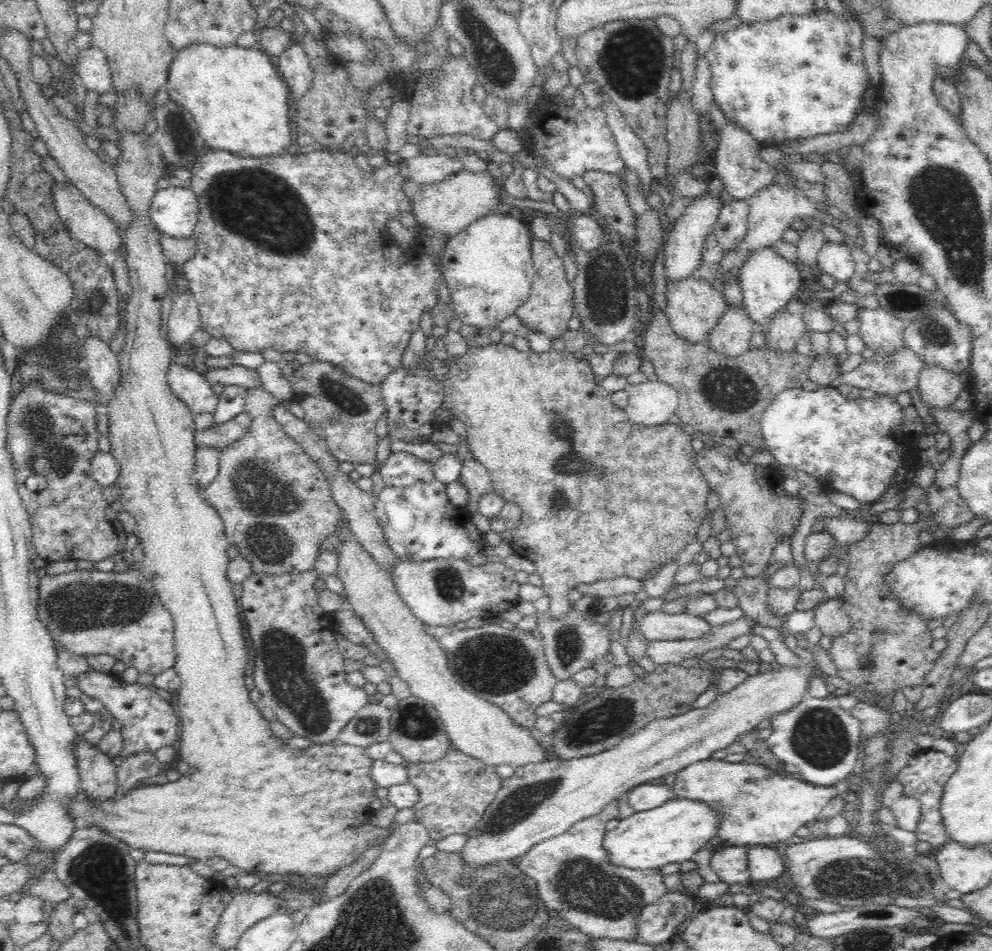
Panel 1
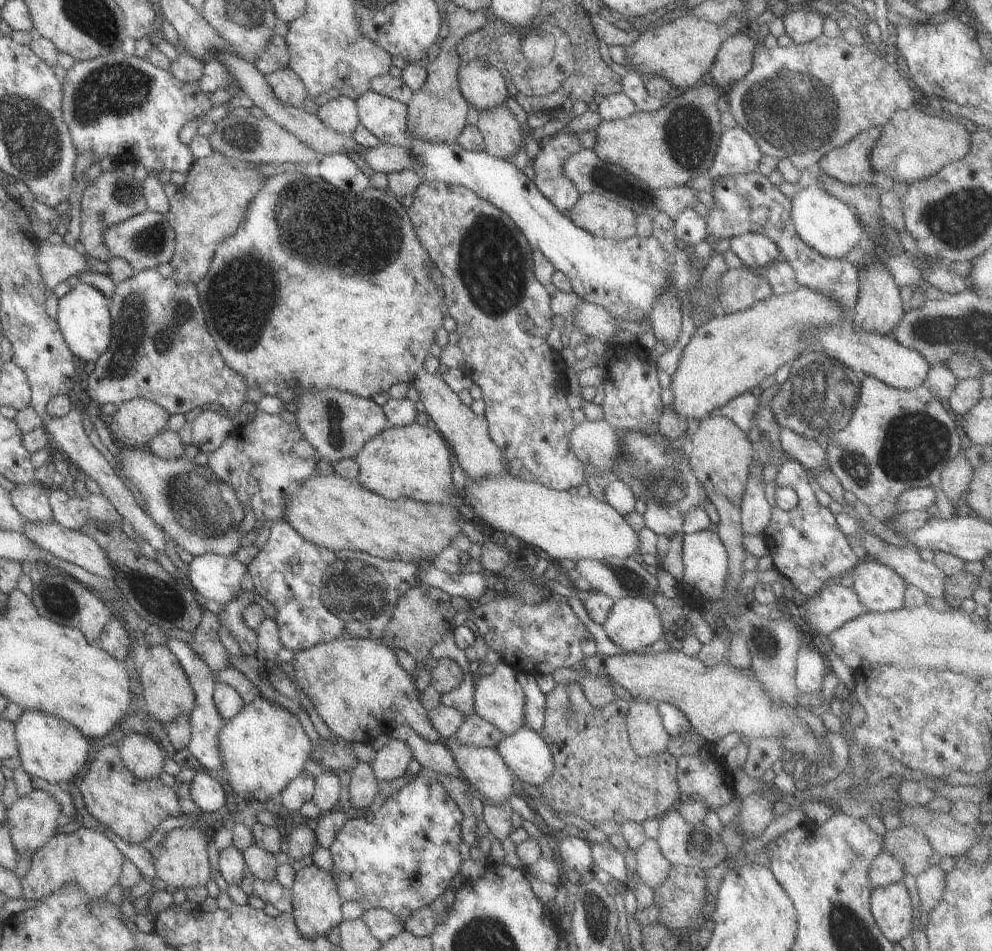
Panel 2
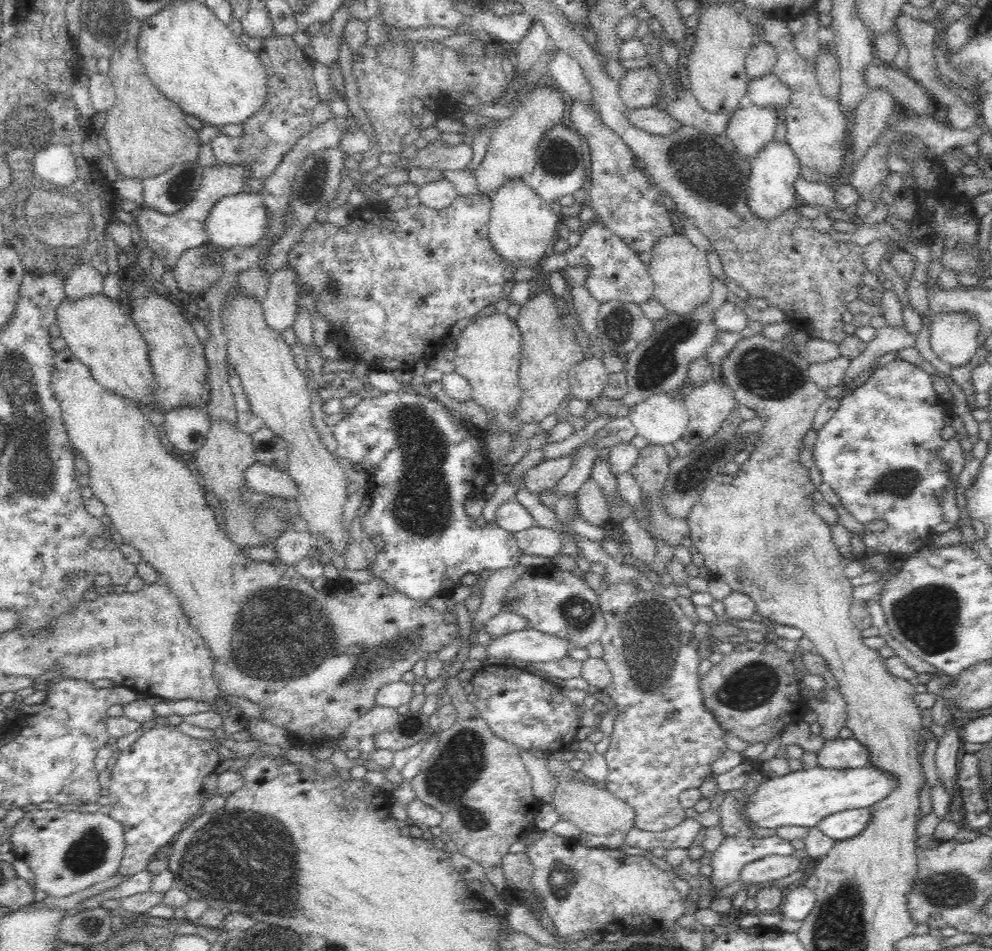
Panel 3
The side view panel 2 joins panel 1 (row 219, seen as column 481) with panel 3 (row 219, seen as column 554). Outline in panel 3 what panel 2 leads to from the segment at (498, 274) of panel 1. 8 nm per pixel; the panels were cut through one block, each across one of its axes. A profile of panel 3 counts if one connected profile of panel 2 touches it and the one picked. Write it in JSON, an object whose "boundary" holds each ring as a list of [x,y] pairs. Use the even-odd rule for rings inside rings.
{"boundary":[[[520,177],[511,178],[494,194],[489,217],[489,240],[493,250],[516,270],[521,267],[537,269],[548,246],[555,244],[560,216],[554,213],[530,185]]]}

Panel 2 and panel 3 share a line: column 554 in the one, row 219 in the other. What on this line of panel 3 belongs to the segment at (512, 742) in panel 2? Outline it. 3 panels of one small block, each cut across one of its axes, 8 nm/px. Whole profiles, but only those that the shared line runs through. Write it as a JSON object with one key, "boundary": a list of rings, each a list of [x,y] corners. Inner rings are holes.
{"boundary":[[[772,139],[751,159],[750,178],[748,178],[748,205],[755,216],[763,220],[778,218],[784,210],[788,210],[799,202],[794,184],[800,178],[800,168],[796,153],[785,141]]]}

